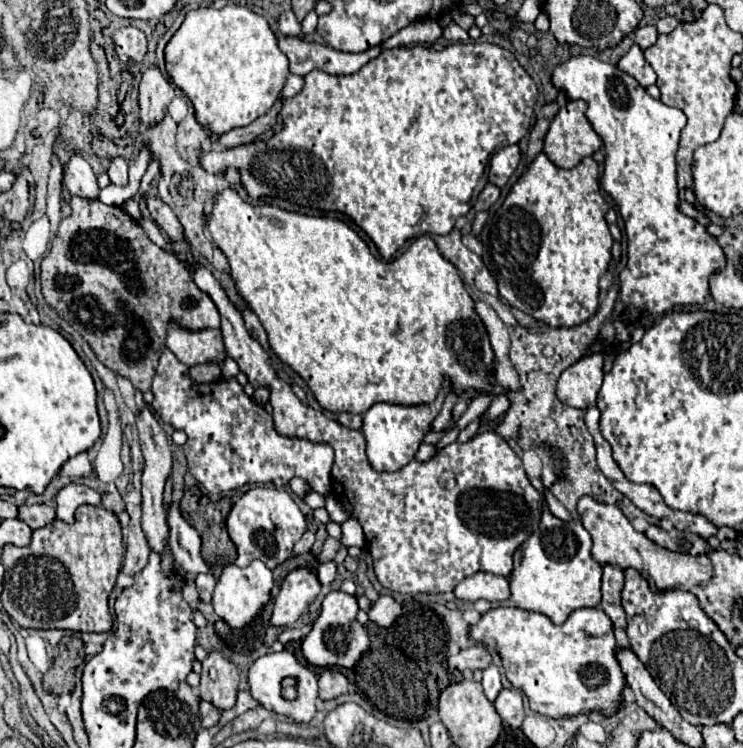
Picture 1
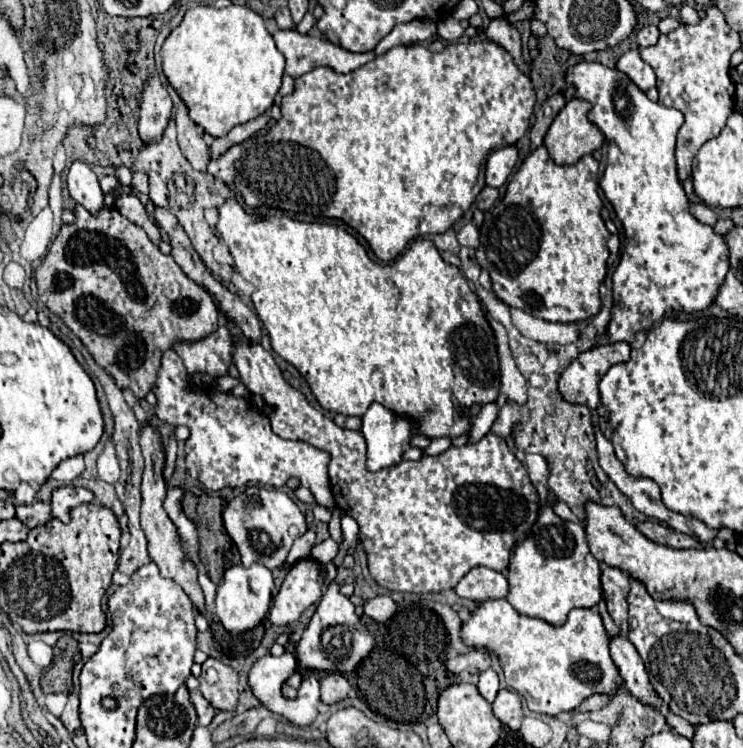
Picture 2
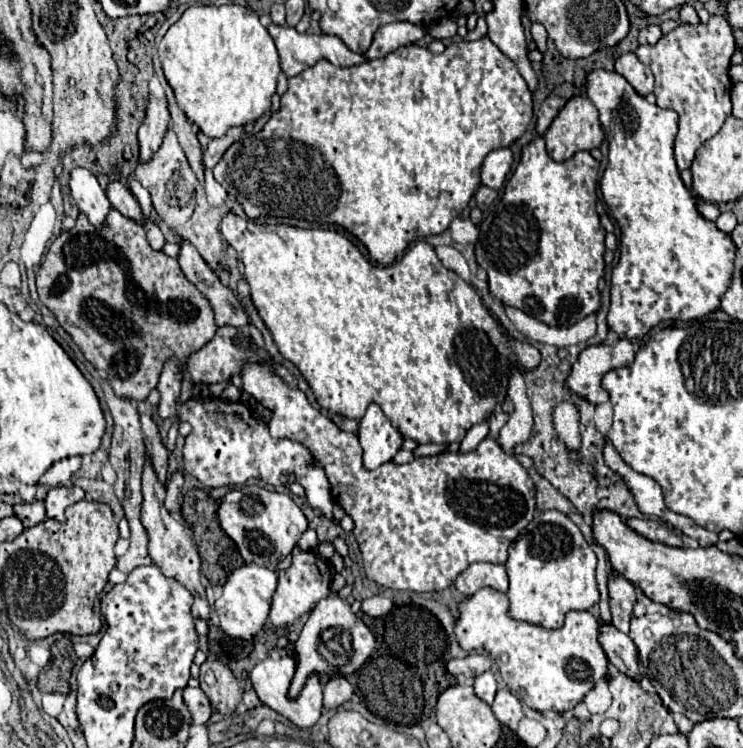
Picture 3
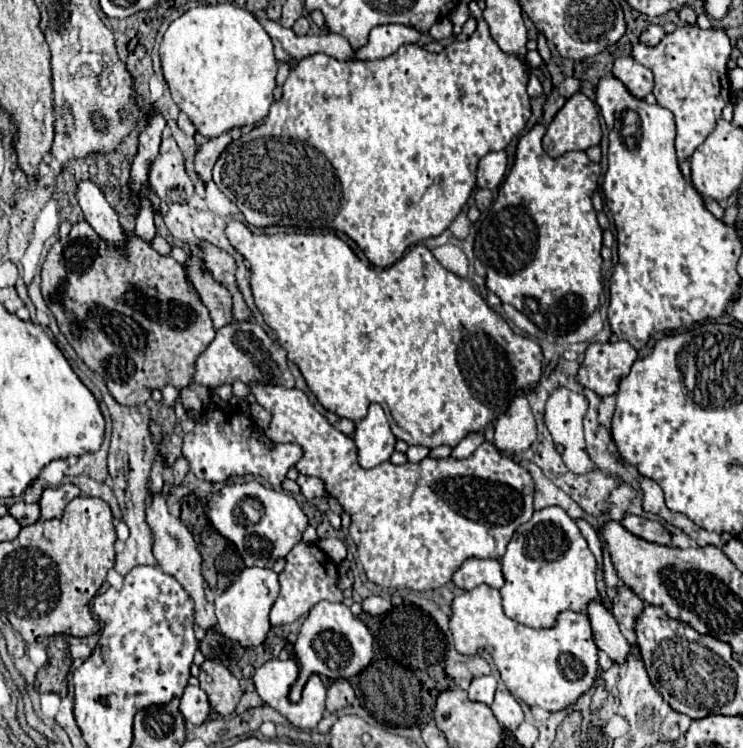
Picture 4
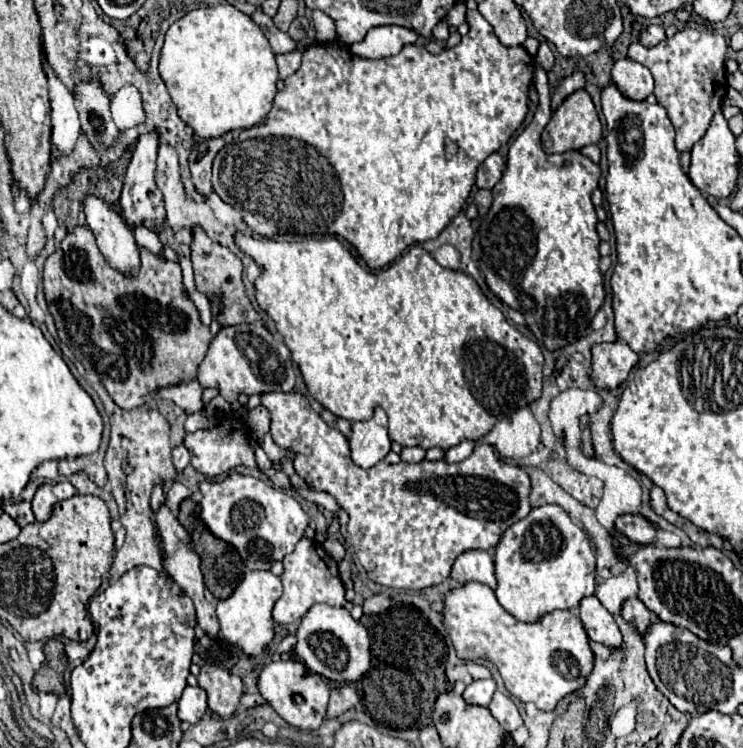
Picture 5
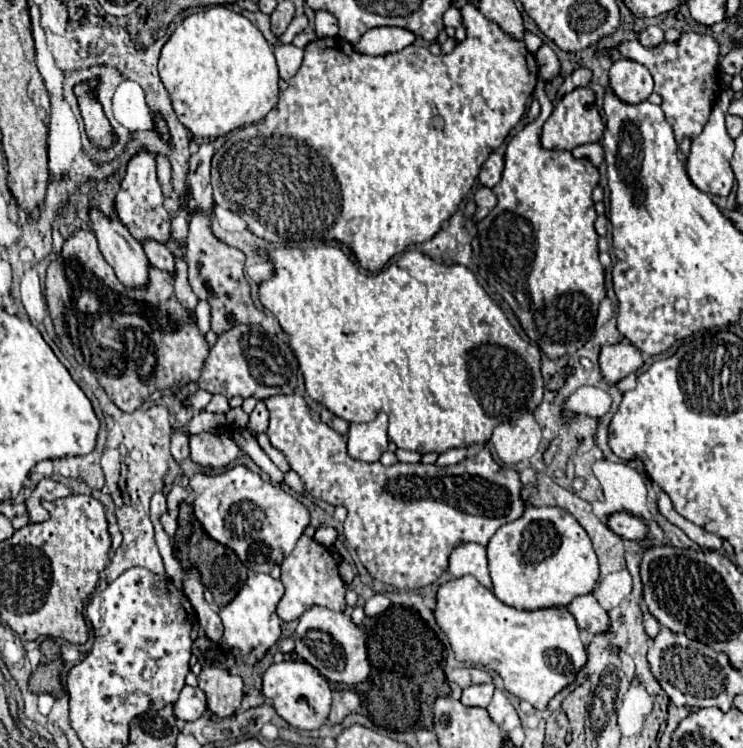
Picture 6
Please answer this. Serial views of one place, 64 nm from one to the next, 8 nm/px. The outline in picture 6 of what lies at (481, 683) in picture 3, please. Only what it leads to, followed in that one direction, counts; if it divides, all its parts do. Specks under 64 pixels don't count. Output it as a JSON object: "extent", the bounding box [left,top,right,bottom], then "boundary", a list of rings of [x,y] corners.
{"extent":[460,684,494,708],"boundary":[[[476,684],[470,688],[462,690],[462,698],[460,702],[464,706],[480,706],[486,708],[492,700],[492,692],[494,692],[494,684]]]}

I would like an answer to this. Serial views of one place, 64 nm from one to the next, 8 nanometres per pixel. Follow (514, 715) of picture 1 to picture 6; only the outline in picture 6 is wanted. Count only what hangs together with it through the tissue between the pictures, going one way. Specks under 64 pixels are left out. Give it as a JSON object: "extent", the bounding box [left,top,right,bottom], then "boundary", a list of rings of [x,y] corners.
{"extent":[488,690,520,732],"boundary":[[[500,690],[494,692],[494,698],[492,698],[490,706],[488,706],[488,714],[504,732],[510,732],[512,728],[520,726],[520,718],[518,718],[514,706],[510,704],[510,700]]]}

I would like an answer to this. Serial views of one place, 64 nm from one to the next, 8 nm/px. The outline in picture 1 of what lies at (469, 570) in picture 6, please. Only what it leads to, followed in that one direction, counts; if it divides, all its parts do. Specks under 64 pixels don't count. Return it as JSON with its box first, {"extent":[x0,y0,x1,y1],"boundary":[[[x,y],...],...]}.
{"extent":[454,572,508,602],"boundary":[[[476,572],[474,576],[464,578],[454,588],[456,598],[460,600],[478,600],[484,598],[488,602],[506,602],[508,600],[508,580],[504,576],[496,576],[490,572]]]}

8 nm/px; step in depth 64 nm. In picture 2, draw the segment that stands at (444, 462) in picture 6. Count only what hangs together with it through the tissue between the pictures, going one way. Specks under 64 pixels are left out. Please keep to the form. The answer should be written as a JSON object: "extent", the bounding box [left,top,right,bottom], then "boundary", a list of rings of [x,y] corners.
{"extent":[468,404,498,444],"boundary":[[[486,404],[478,412],[478,416],[476,416],[474,424],[472,424],[472,430],[468,434],[468,444],[476,444],[482,436],[486,436],[490,432],[490,426],[496,420],[496,414],[498,414],[498,406],[496,404]]]}

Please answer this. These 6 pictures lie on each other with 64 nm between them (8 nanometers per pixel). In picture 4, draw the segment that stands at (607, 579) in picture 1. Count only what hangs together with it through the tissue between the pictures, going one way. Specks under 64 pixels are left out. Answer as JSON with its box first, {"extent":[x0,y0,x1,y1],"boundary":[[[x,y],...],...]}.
{"extent":[612,588,644,638],"boundary":[[[618,588],[618,604],[612,608],[612,614],[616,616],[622,632],[630,638],[634,634],[636,618],[642,614],[644,602],[630,590],[630,588]]]}

